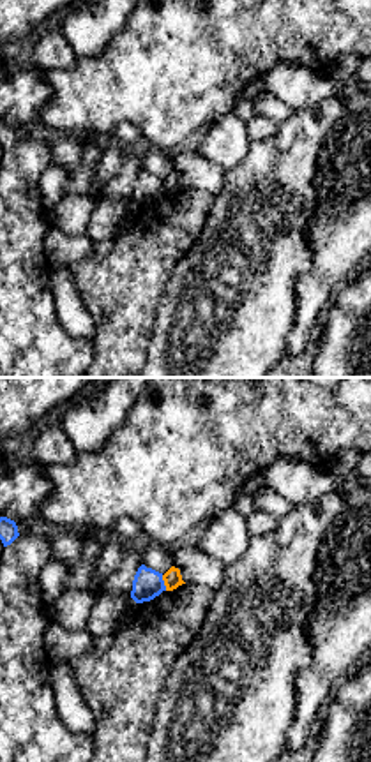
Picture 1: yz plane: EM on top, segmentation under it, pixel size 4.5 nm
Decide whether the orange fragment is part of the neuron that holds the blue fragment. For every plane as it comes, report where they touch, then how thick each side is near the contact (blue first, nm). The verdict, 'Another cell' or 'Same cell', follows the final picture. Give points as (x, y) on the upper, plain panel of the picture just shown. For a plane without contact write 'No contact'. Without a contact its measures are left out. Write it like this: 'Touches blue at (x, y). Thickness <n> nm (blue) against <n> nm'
Touches blue at (163, 187). Thickness 140 nm (blue) against 80 nm

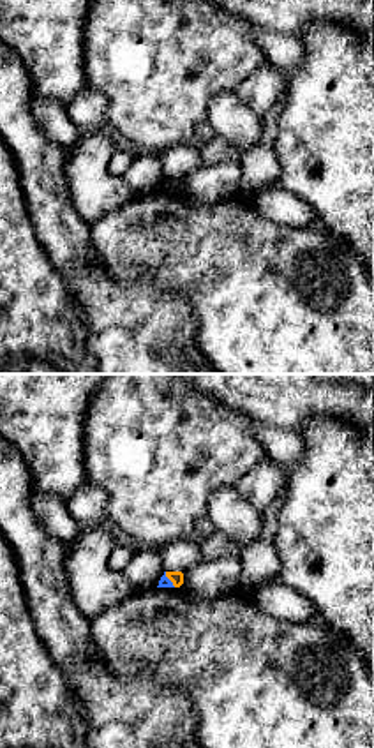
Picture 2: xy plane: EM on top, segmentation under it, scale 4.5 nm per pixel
Touches blue at (168, 184). Thickness 50 nm (blue) against 60 nm

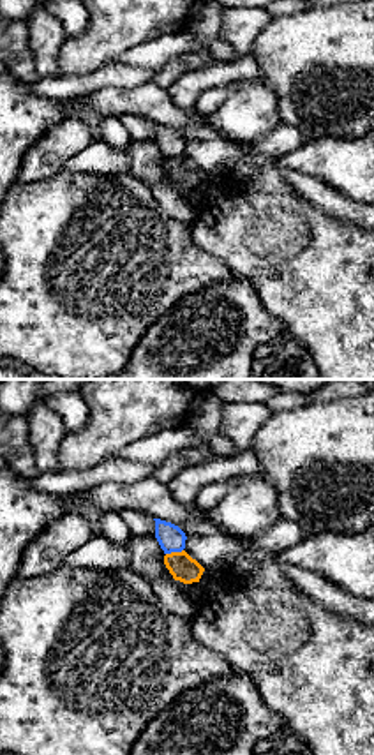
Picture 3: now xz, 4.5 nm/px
Touches blue at (173, 156). Thickness 120 nm (blue) against 120 nm

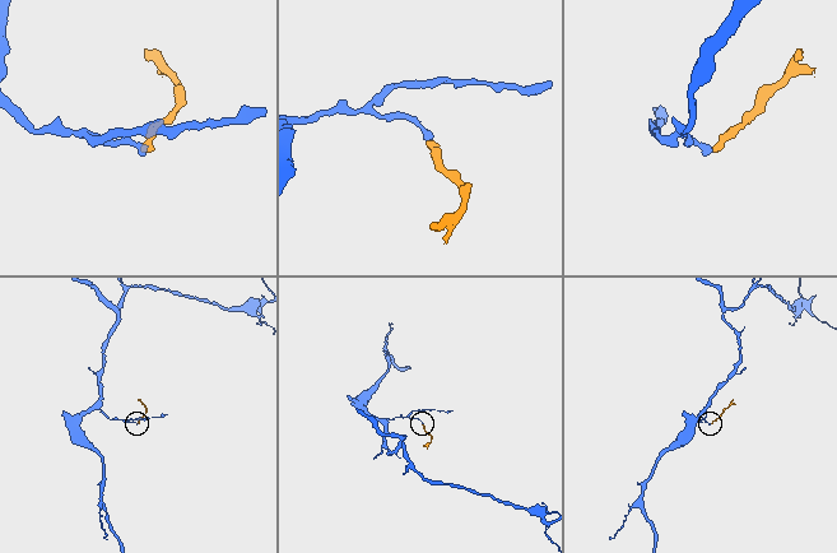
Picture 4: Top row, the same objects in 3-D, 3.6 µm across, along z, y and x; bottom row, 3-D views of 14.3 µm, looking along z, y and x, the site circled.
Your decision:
Another cell

